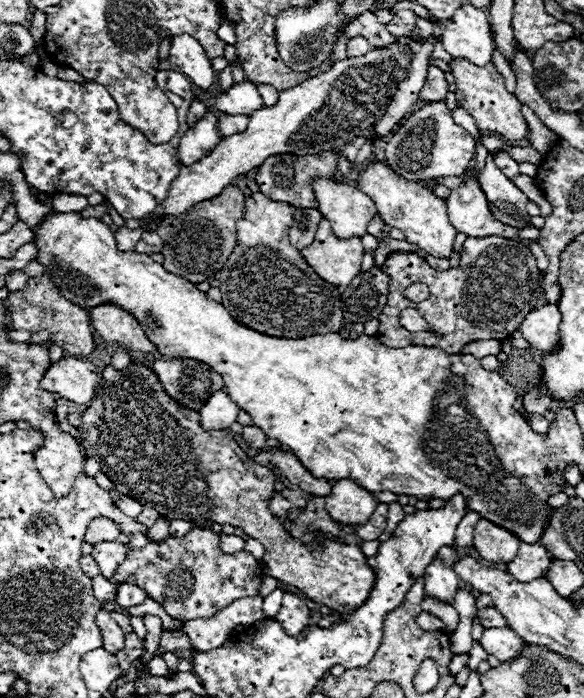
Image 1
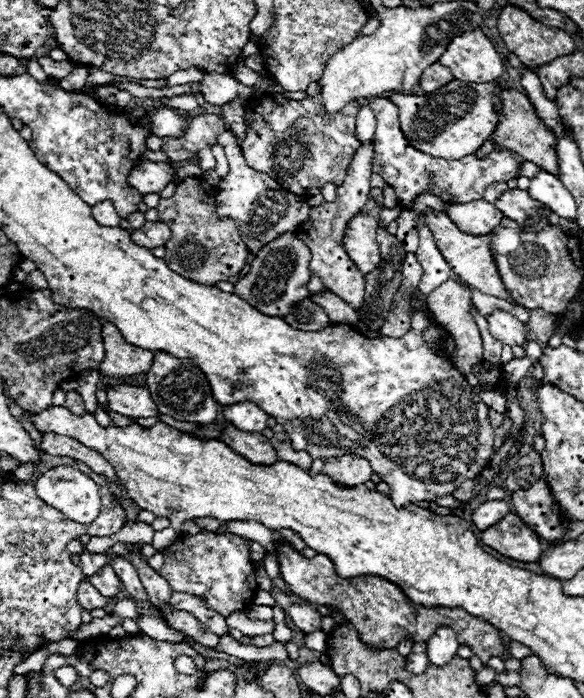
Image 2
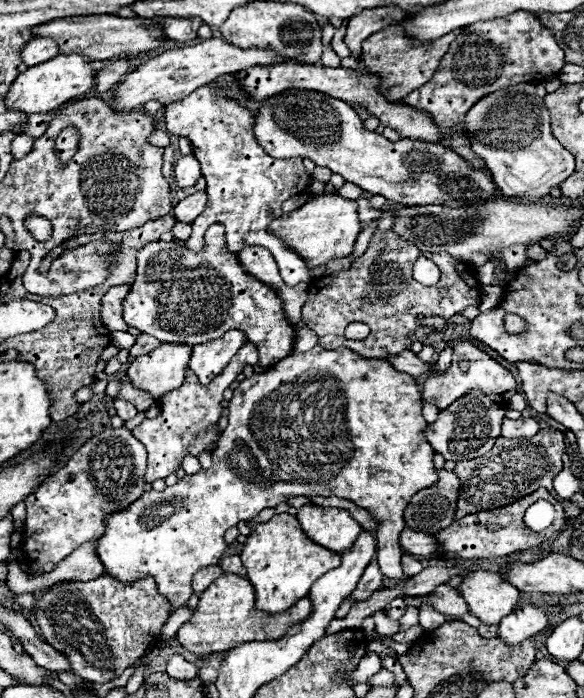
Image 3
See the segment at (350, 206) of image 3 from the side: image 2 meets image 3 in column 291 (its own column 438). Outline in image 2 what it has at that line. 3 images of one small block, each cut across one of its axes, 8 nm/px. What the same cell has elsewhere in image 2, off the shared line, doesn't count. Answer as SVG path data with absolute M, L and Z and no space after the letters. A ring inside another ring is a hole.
M426 208L424 210L424 218L426 218L426 224L430 228L430 232L434 234L434 240L438 244L438 250L440 254L446 258L454 278L458 278L460 282L466 282L468 286L480 290L482 294L490 294L490 296L496 296L496 298L502 298L502 300L508 300L512 304L516 304L510 294L506 292L504 284L502 284L502 278L498 274L498 268L496 268L496 262L492 258L492 250L490 250L490 244L492 244L492 234L488 236L470 236L470 234L464 234L458 230L458 226L448 218L446 212L436 212L432 208Z

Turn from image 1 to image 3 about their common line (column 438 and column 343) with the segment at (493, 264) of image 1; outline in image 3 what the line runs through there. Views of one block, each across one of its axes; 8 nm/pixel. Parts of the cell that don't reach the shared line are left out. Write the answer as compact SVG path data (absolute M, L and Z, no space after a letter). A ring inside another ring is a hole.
M392 216L378 220L374 240L370 242L364 256L352 262L350 270L334 272L310 284L308 302L302 308L302 320L318 334L318 344L322 348L350 348L362 358L384 360L386 356L394 356L400 350L408 350L412 342L420 342L422 338L432 336L430 328L416 322L418 314L450 318L468 306L480 304L482 290L474 266L458 262L448 252L420 252L416 246L410 246L406 240L394 236L392 224ZM420 256L426 256L440 268L442 278L436 286L422 286L412 278L412 266ZM442 288L448 288L446 296L440 294ZM350 322L368 324L370 336L364 340L346 340L344 328Z

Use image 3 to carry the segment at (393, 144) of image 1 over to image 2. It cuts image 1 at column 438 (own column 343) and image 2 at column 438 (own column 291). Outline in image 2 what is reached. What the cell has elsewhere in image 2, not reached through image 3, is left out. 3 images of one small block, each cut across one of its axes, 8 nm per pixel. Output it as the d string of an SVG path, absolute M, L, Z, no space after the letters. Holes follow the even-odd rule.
M458 82L442 86L440 90L428 96L408 96L408 94L390 94L388 98L400 110L400 126L404 136L418 150L446 160L458 160L462 156L474 154L492 134L498 124L500 108L500 84L488 82L486 86Z

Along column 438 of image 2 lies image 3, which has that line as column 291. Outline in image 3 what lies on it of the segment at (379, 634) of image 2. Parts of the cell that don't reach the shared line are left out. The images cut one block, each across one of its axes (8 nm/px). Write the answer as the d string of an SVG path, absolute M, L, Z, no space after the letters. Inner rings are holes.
M222 574L216 578L202 594L198 608L190 616L190 620L178 630L176 640L180 646L194 654L218 654L226 652L244 642L260 642L260 640L278 640L282 638L294 624L302 622L310 616L310 600L304 598L296 606L288 608L280 614L254 610L254 588L246 578L238 578L236 574Z

